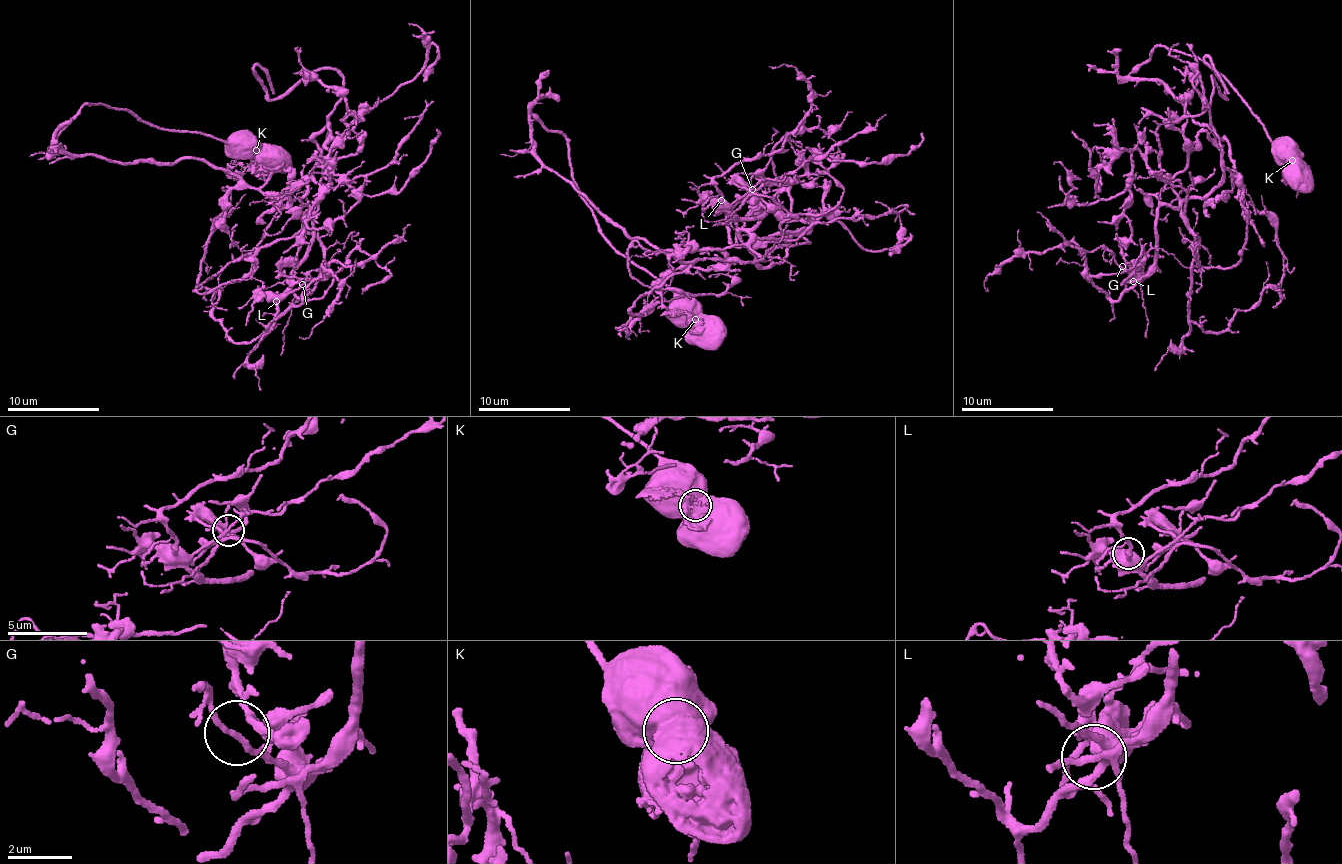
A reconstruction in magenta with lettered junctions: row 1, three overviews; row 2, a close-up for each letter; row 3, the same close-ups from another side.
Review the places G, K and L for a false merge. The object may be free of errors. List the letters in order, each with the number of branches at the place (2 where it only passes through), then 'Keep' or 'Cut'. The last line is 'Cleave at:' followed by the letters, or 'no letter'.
G: Branches: 2. Keep
K: Branches: 2. Cut
L: Branches: 3. Keep
Cleave at: K

